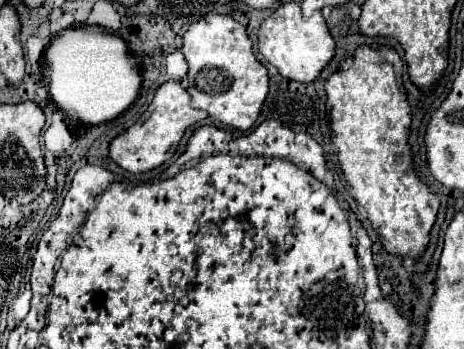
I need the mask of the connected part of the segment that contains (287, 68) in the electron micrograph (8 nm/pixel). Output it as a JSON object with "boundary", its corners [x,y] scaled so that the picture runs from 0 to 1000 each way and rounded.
{"boundary":[[[616,6],[565,63],[556,86],[556,143],[586,189],[599,195],[612,223],[672,235],[720,160],[720,115],[685,29],[668,52],[655,52],[638,6]]]}

